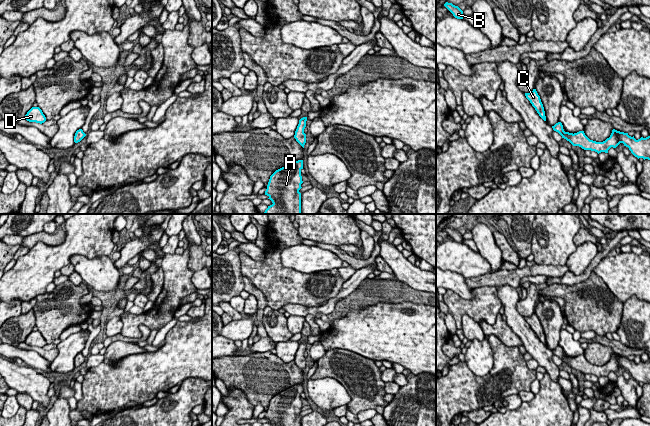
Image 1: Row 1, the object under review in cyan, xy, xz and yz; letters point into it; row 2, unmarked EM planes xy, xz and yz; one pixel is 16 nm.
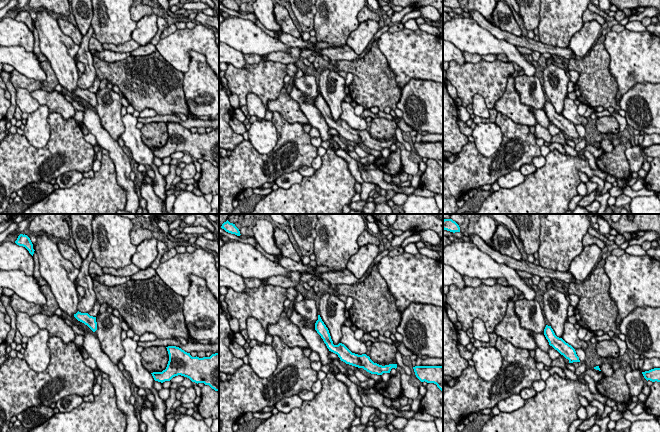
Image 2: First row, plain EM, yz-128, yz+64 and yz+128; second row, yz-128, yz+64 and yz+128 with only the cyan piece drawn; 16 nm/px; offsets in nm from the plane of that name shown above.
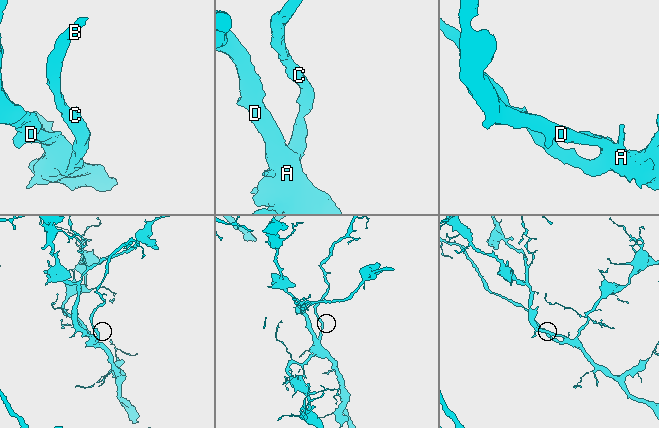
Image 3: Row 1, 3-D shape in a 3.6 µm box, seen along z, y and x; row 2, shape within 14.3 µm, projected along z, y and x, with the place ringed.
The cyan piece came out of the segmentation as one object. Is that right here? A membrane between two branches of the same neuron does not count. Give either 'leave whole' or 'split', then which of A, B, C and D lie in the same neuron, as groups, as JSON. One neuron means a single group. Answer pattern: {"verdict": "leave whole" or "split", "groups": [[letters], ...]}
{"verdict": "leave whole", "groups": [["A", "B", "C", "D"]]}

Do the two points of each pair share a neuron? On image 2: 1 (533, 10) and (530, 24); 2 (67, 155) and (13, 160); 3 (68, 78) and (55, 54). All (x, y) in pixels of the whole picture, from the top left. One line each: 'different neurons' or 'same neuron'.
1: same neuron
2: same neuron
3: same neuron

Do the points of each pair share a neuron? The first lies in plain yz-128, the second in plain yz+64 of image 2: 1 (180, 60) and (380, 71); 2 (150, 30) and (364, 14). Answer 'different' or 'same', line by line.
1: different
2: different

